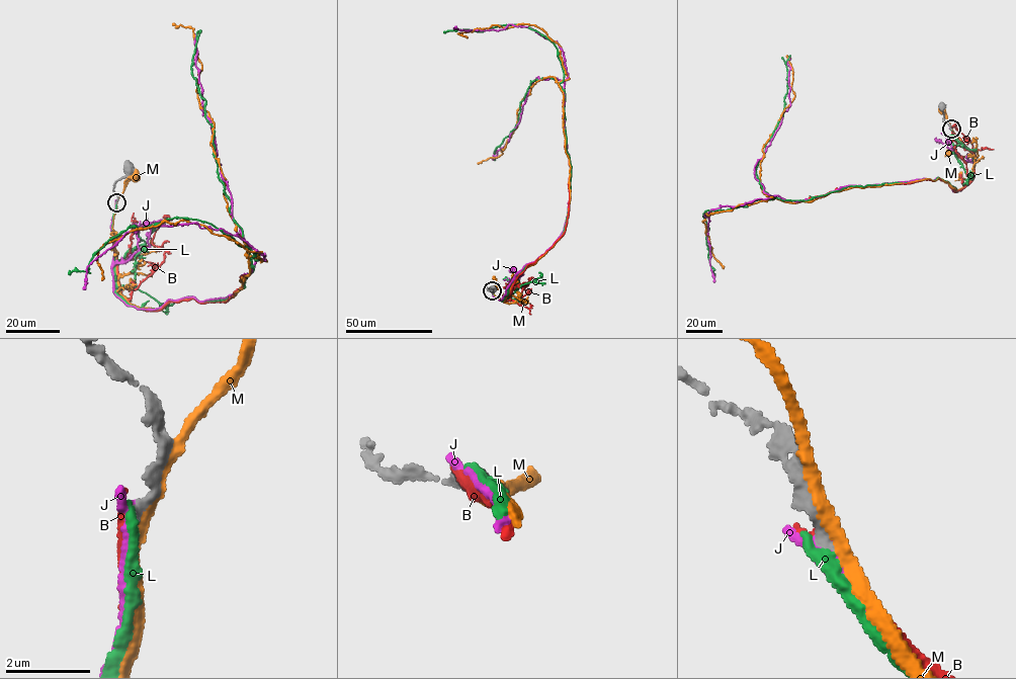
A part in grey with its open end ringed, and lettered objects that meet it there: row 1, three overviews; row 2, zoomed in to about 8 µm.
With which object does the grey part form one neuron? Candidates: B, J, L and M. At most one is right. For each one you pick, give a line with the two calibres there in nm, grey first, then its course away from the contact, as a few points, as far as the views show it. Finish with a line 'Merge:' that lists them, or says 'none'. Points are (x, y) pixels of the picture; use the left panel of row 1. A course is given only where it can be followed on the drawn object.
L: calibres 200 and 300 nm; course (116, 202), (116, 290), (139, 309), (226, 300), (260, 257), (177, 218), (130, 227), (68, 274)
Merge: L

